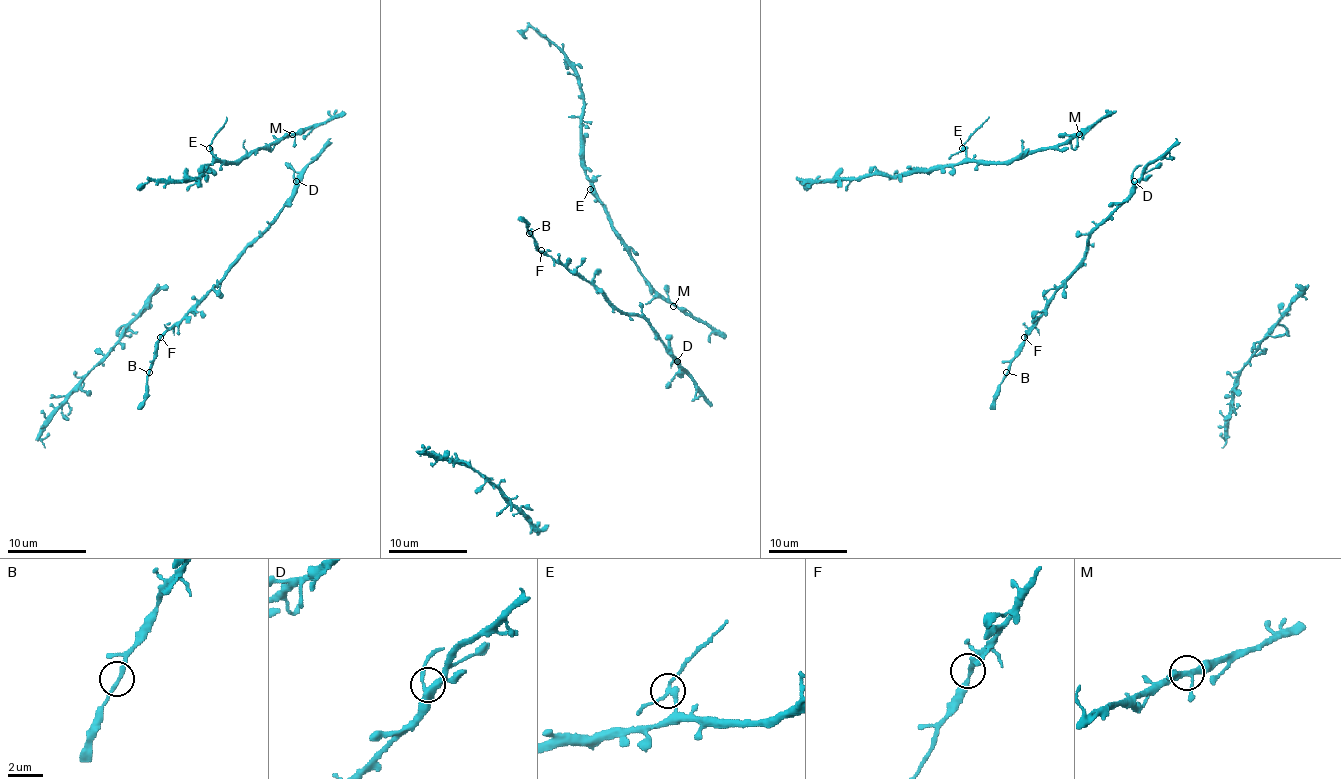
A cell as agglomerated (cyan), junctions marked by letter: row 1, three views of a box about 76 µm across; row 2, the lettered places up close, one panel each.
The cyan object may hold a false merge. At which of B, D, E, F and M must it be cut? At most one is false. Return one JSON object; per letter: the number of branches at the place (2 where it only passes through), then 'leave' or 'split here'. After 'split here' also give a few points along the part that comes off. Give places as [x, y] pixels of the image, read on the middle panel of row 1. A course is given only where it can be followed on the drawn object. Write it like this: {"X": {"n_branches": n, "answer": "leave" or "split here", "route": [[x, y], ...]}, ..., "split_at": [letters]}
{"B": {"n_branches": 2, "answer": "leave"}, "D": {"n_branches": 3, "answer": "leave"}, "E": {"n_branches": 3, "answer": "split here", "route": [[590, 189], [606, 215]]}, "F": {"n_branches": 2, "answer": "leave"}, "M": {"n_branches": 4, "answer": "leave"}, "split_at": ["E"]}

